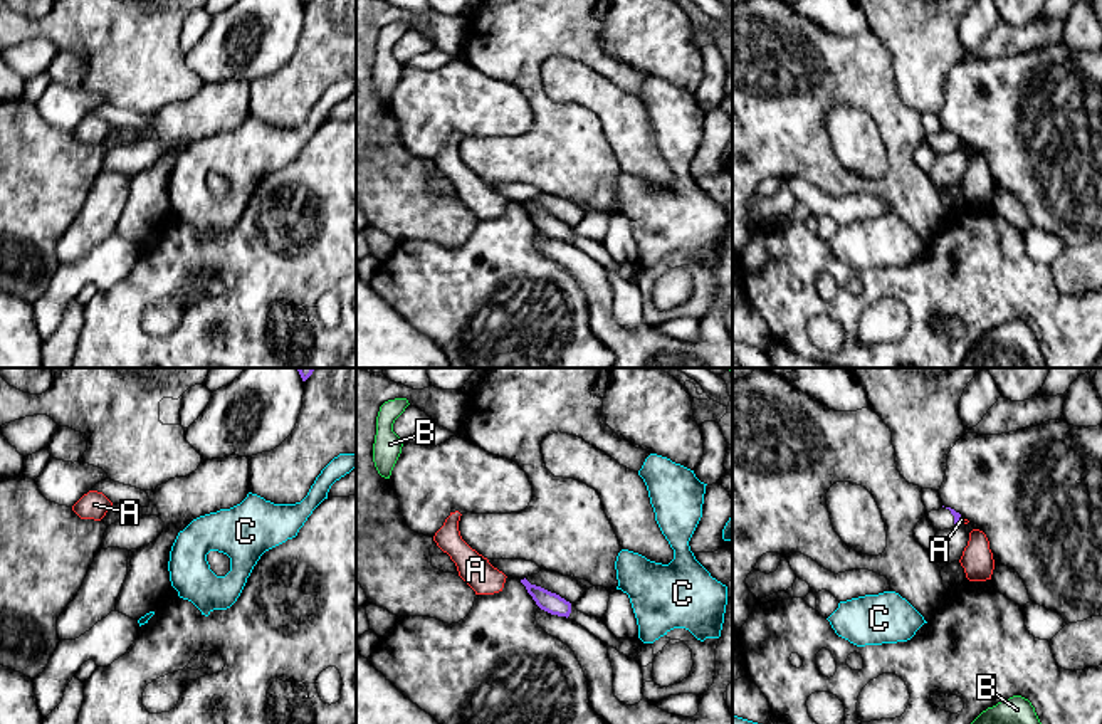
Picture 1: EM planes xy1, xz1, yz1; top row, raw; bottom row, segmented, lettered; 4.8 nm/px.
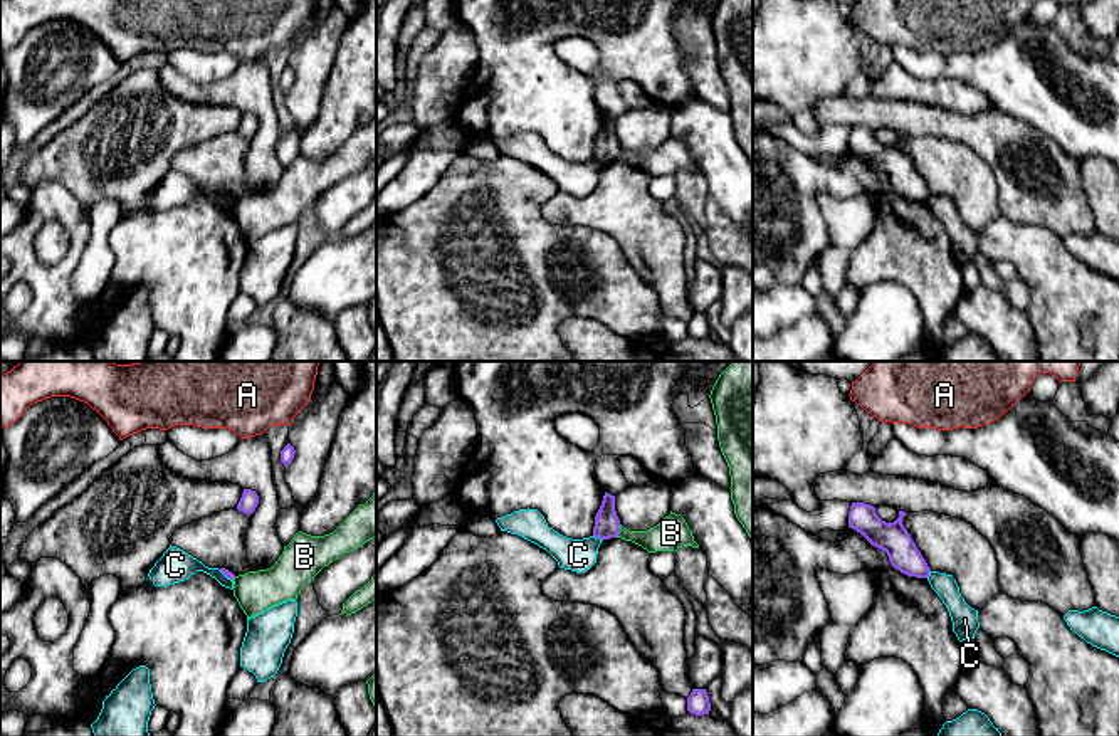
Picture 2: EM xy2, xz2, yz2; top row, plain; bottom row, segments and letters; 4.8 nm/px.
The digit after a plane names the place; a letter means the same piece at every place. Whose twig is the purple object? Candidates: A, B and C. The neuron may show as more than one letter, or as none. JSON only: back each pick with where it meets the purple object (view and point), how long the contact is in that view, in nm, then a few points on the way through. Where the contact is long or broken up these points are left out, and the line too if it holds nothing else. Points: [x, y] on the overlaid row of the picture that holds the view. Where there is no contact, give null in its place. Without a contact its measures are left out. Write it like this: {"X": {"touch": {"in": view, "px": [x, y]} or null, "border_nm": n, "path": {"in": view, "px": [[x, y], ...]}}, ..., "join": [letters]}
{"join": []}

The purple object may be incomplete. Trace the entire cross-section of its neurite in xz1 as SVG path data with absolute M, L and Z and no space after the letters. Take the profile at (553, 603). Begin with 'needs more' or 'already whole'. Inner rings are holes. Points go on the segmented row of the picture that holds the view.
already whole; M526 578L521 580L521 583L526 586L527 593L533 596L533 600L541 610L551 615L558 615L558 616L566 616L566 618L569 616L571 613L569 601L566 601L559 595L551 593L541 586L531 585Z

